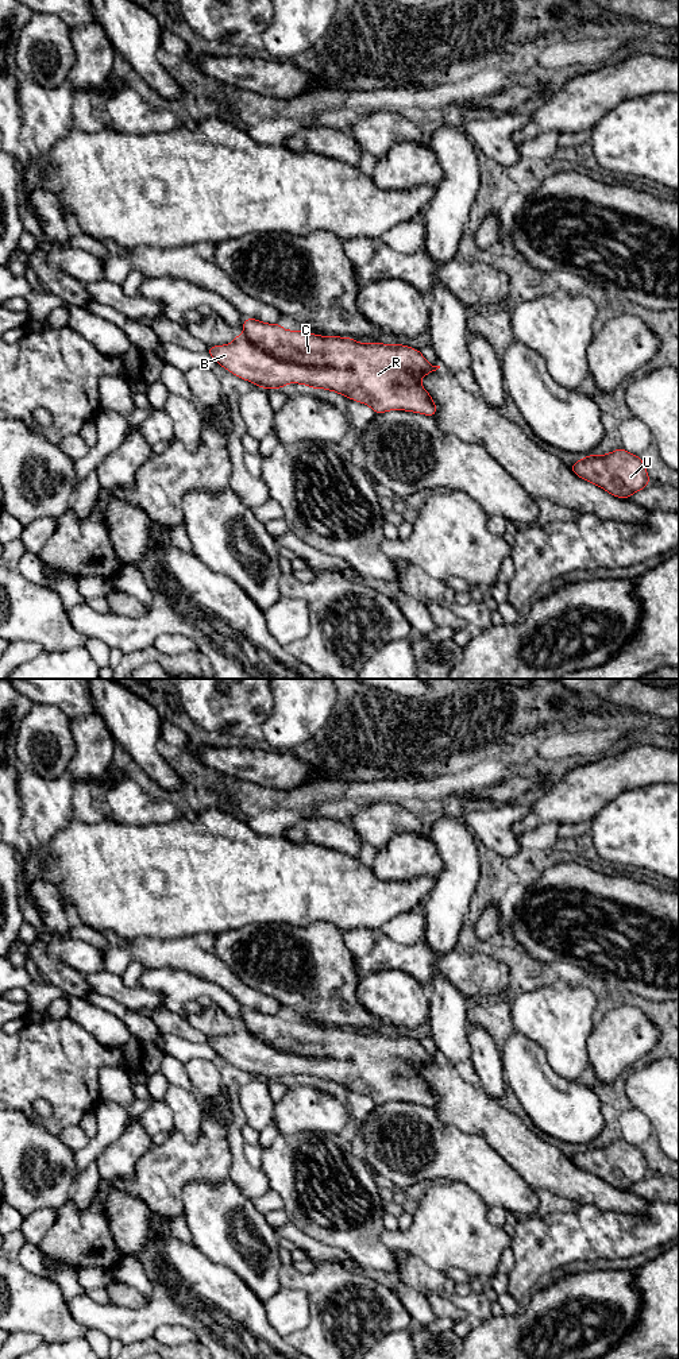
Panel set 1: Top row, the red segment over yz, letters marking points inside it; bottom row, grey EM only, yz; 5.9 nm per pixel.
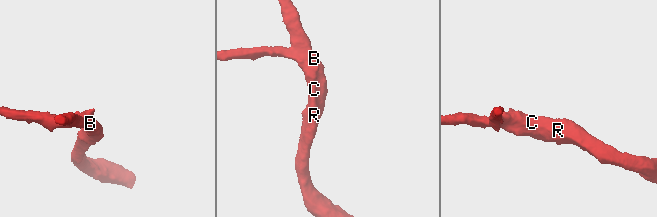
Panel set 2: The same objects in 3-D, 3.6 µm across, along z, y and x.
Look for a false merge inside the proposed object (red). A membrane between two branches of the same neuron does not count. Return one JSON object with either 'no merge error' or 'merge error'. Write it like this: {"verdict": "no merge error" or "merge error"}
{"verdict": "no merge error"}

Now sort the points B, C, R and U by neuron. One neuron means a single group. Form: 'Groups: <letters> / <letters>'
Groups: B C R U

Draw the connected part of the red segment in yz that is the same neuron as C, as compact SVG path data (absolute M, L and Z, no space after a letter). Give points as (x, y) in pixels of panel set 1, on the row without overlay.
M255 1009L243 1011L243 1026L231 1035L208 1038L217 1055L234 1066L262 1080L281 1080L286 1074L301 1074L312 1080L327 1080L369 1096L377 1105L387 1101L408 1101L433 1108L437 1103L420 1070L440 1057L429 1055L421 1042L379 1032L362 1035L351 1028L319 1027L304 1022L286 1022L278 1014L266 1015Z

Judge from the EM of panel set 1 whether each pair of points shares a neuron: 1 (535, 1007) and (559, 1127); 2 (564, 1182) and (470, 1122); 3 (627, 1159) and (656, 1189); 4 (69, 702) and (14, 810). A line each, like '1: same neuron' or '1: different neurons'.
1: different neurons
2: same neuron
3: same neuron
4: different neurons

